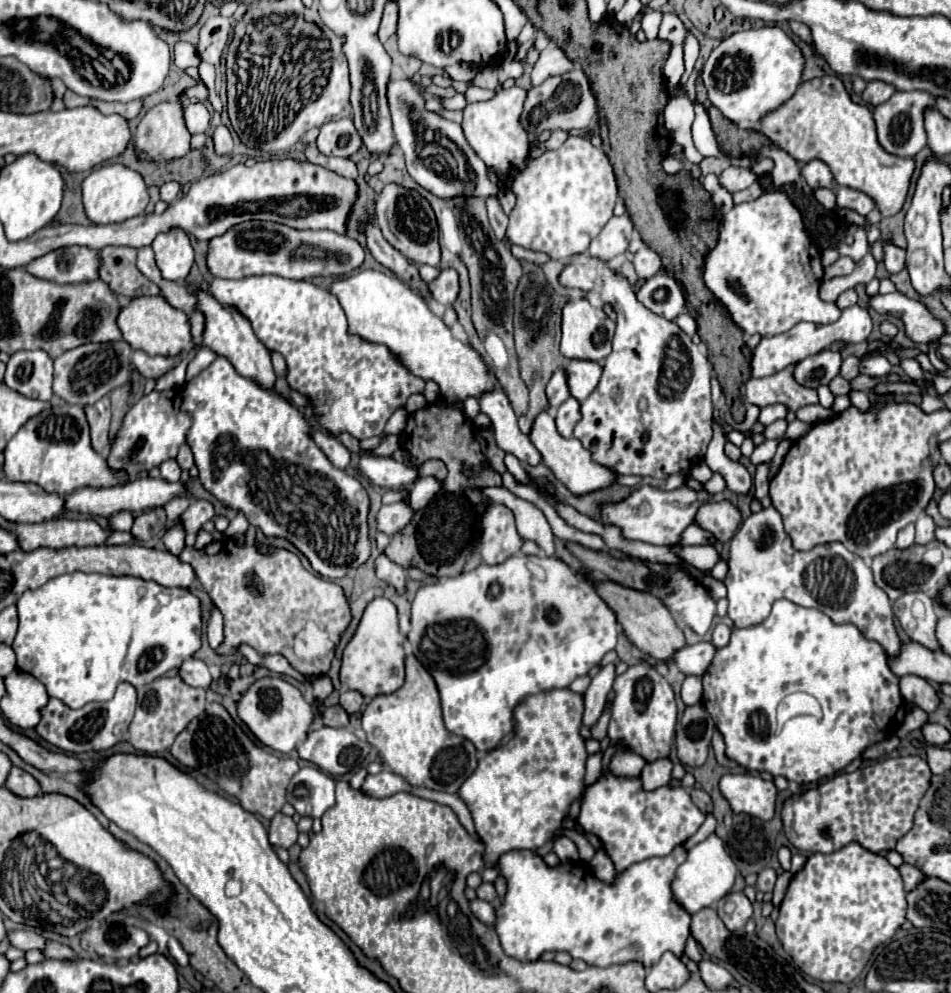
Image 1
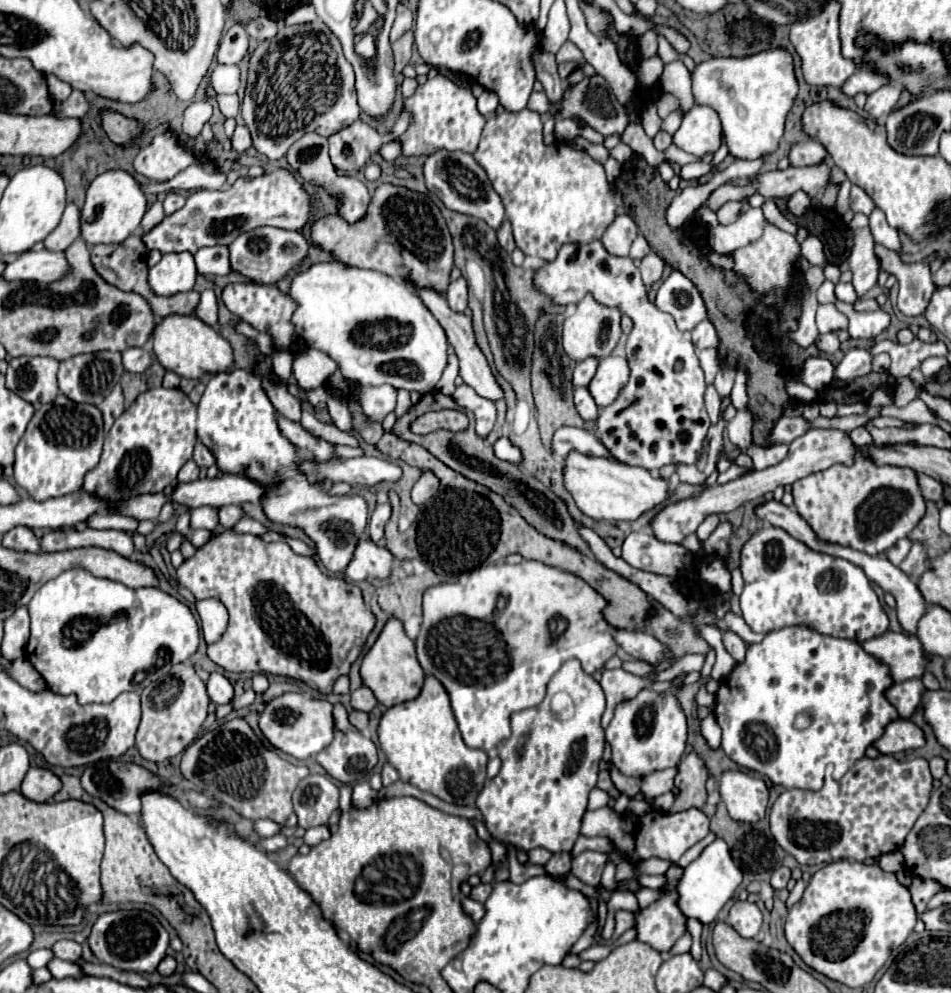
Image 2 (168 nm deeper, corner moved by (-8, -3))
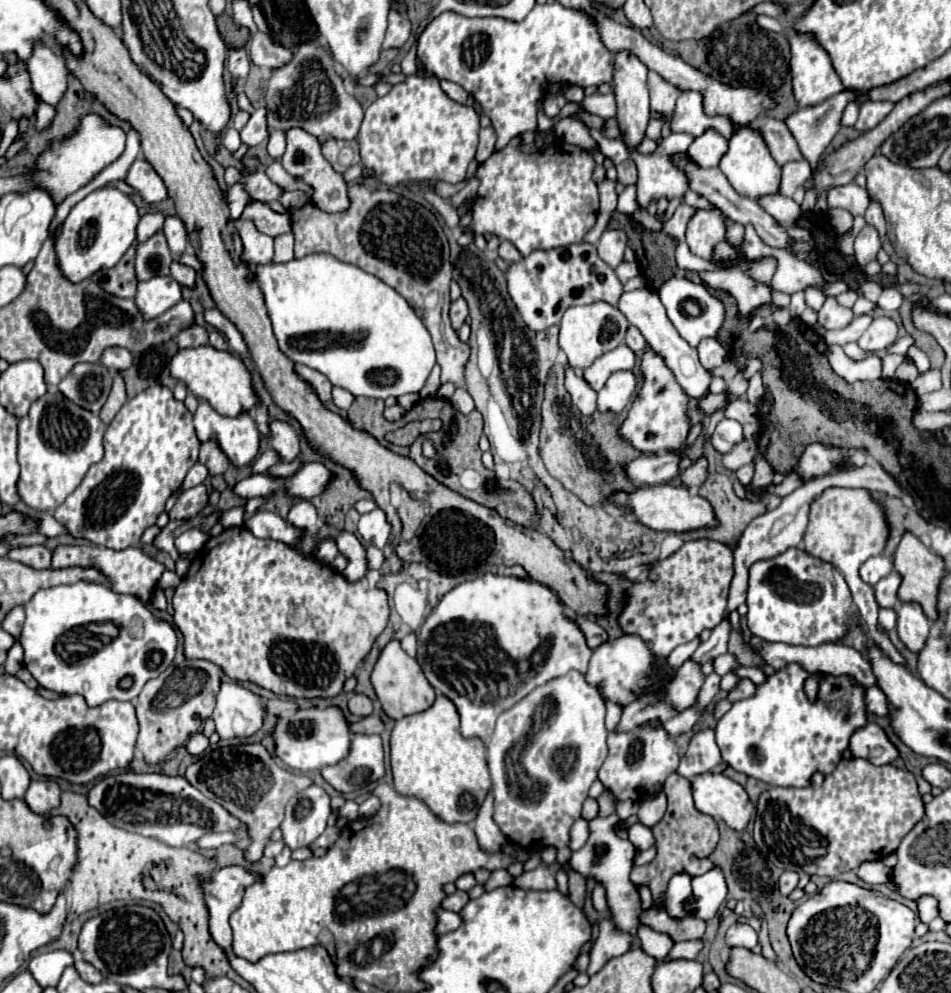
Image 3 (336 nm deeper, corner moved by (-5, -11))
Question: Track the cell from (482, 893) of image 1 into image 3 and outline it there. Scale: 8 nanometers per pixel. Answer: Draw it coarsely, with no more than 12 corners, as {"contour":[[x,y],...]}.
{"contour":[[462,890],[450,894],[442,908],[460,912],[468,902],[468,894]]}

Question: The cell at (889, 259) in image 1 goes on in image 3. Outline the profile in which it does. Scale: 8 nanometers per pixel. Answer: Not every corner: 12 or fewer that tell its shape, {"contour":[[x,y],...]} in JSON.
{"contour":[[870,202],[864,218],[866,224],[886,238],[886,220],[878,202]]}

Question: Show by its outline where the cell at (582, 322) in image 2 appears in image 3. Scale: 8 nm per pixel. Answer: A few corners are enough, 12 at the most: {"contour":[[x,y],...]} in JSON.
{"contour":[[606,302],[570,306],[560,348],[588,368],[624,342],[628,320]]}

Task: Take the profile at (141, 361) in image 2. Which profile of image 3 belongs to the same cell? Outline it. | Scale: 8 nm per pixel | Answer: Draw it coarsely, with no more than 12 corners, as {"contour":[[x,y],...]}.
{"contour":[[108,348],[100,360],[108,370],[132,368],[134,356],[124,348]]}

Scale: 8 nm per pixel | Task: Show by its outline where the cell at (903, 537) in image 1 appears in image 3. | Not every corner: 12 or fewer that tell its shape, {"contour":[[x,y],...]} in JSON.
{"contour":[[874,556],[860,566],[860,578],[874,586],[894,570],[890,556]]}

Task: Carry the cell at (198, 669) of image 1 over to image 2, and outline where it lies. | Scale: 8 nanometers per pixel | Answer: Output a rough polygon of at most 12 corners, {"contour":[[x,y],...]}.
{"contour":[[211,674],[207,694],[217,704],[229,704],[235,696],[223,674]]}

